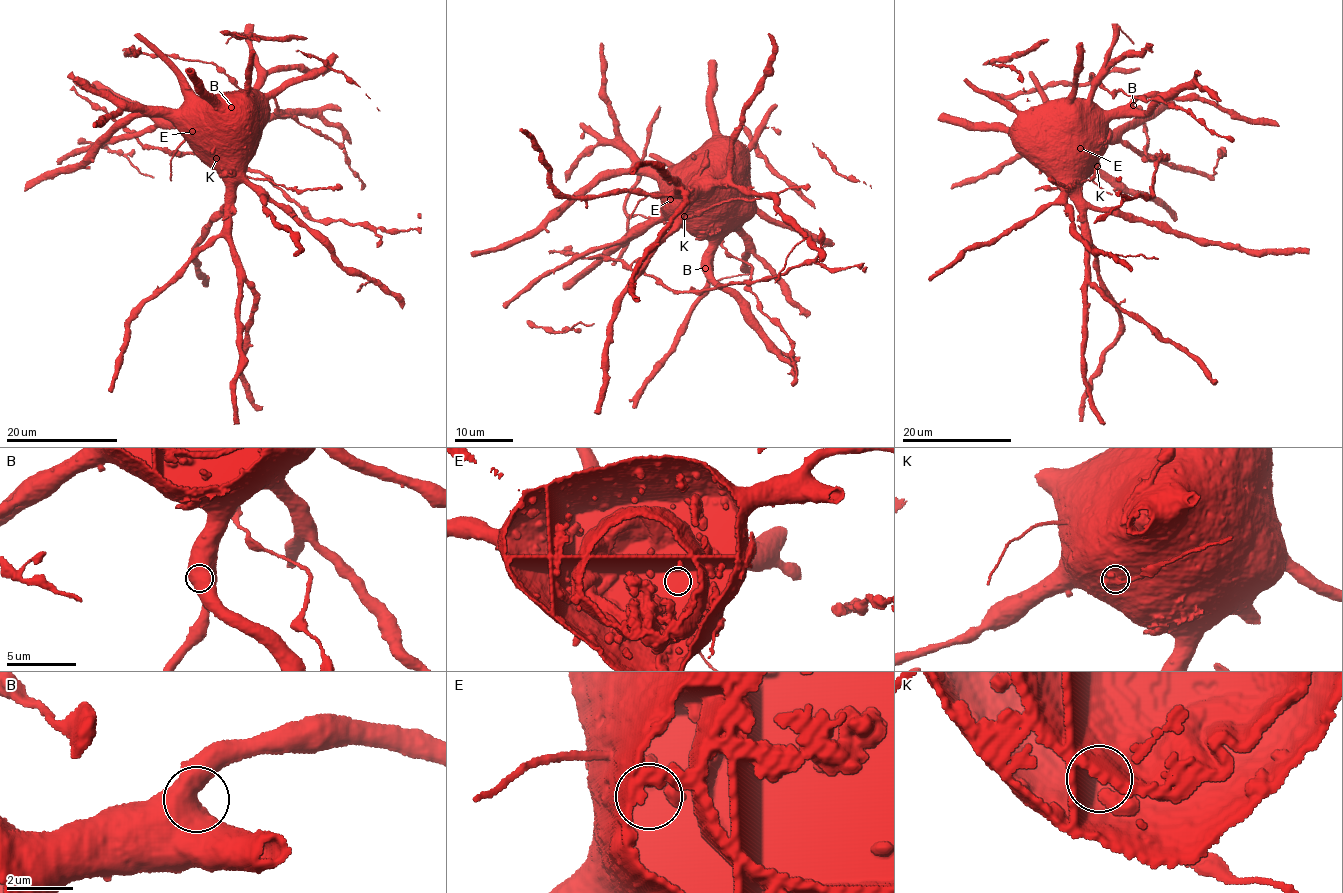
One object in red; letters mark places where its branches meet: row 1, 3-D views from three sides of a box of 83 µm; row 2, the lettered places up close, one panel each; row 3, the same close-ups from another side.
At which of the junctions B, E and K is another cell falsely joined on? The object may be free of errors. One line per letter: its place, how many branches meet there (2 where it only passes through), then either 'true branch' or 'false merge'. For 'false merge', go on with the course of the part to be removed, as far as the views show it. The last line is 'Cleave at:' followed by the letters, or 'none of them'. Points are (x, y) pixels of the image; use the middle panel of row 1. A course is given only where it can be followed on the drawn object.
B: (705, 268) | 2 | true branch
E: (670, 199) | 2 | true branch
K: (684, 216) | 2 | false merge | (684, 217), (689, 217), (723, 201), (750, 200), (787, 189), (804, 188), (809, 184)
Cleave at: K

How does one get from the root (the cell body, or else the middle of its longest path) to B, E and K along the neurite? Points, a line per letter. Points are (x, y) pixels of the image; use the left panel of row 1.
B: (226, 110), (221, 94), (232, 99), (236, 109), (231, 107)
E: (226, 110), (218, 121), (192, 131)
K: (226, 110), (206, 132), (212, 137), (216, 158)

